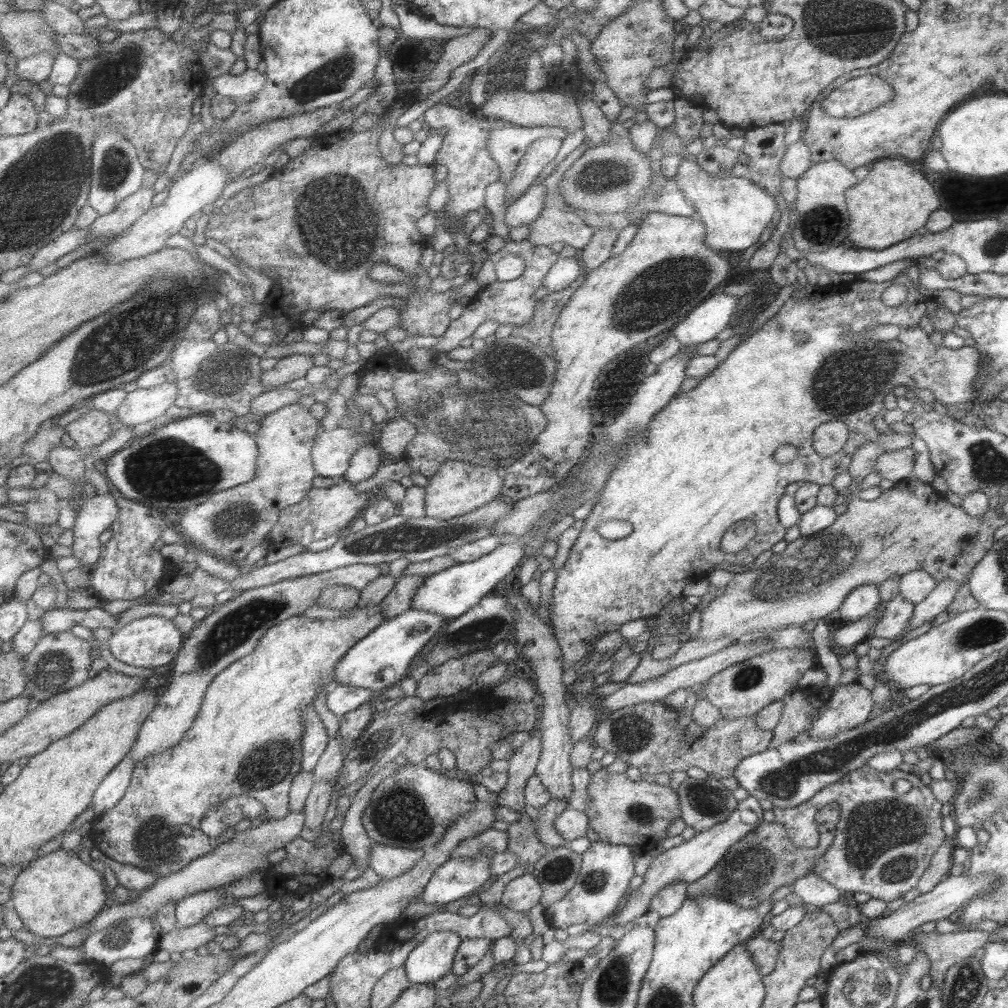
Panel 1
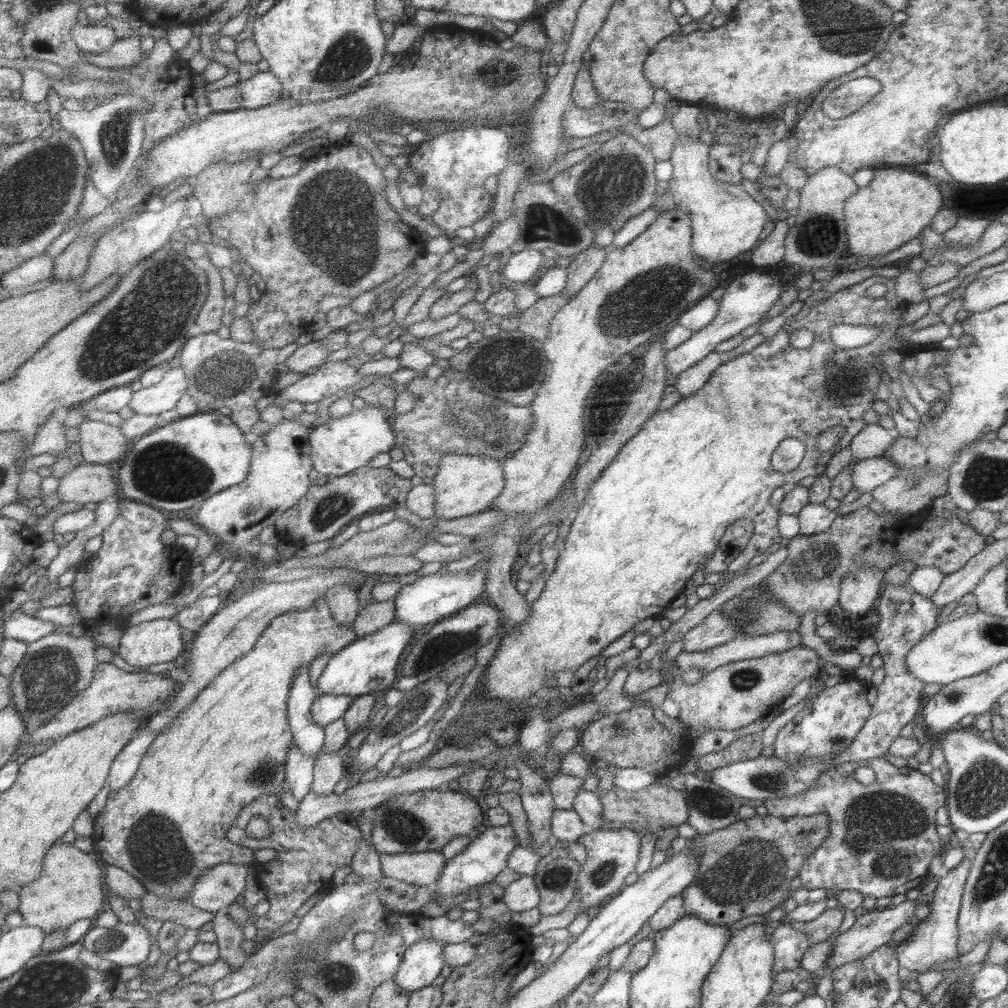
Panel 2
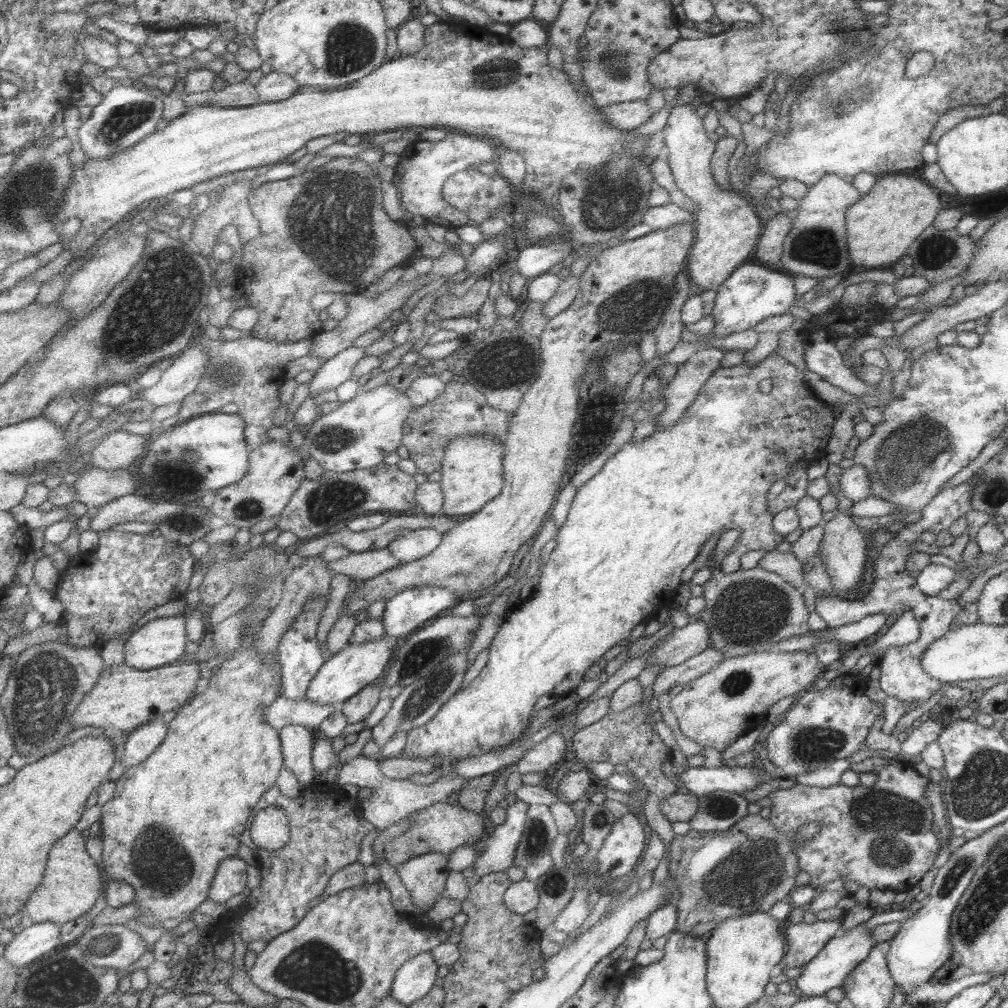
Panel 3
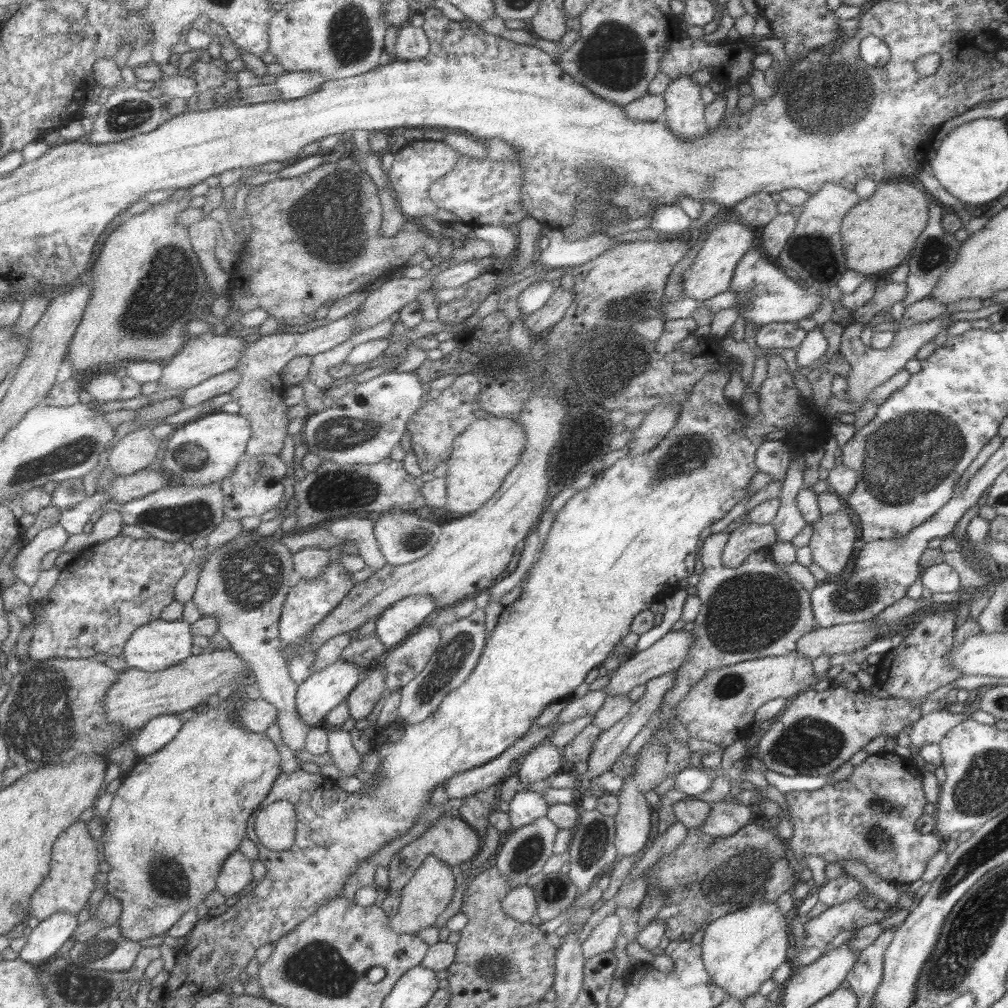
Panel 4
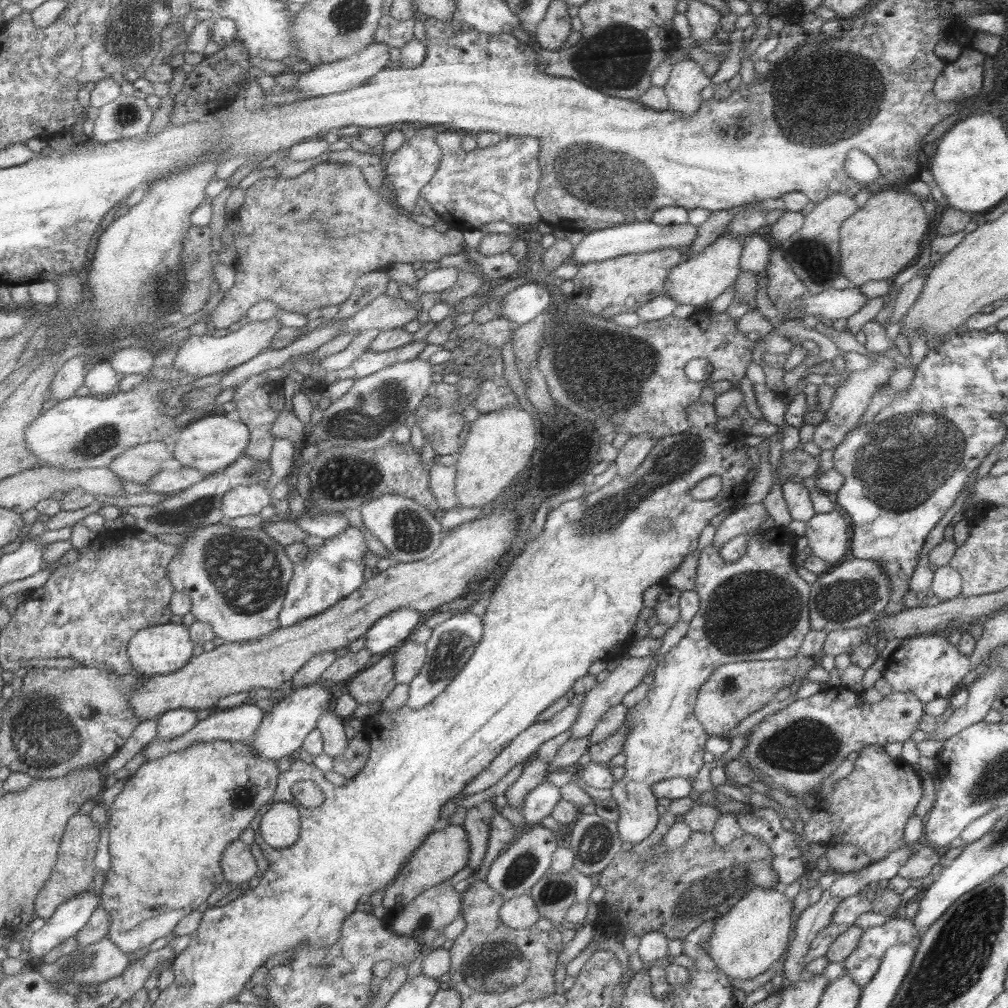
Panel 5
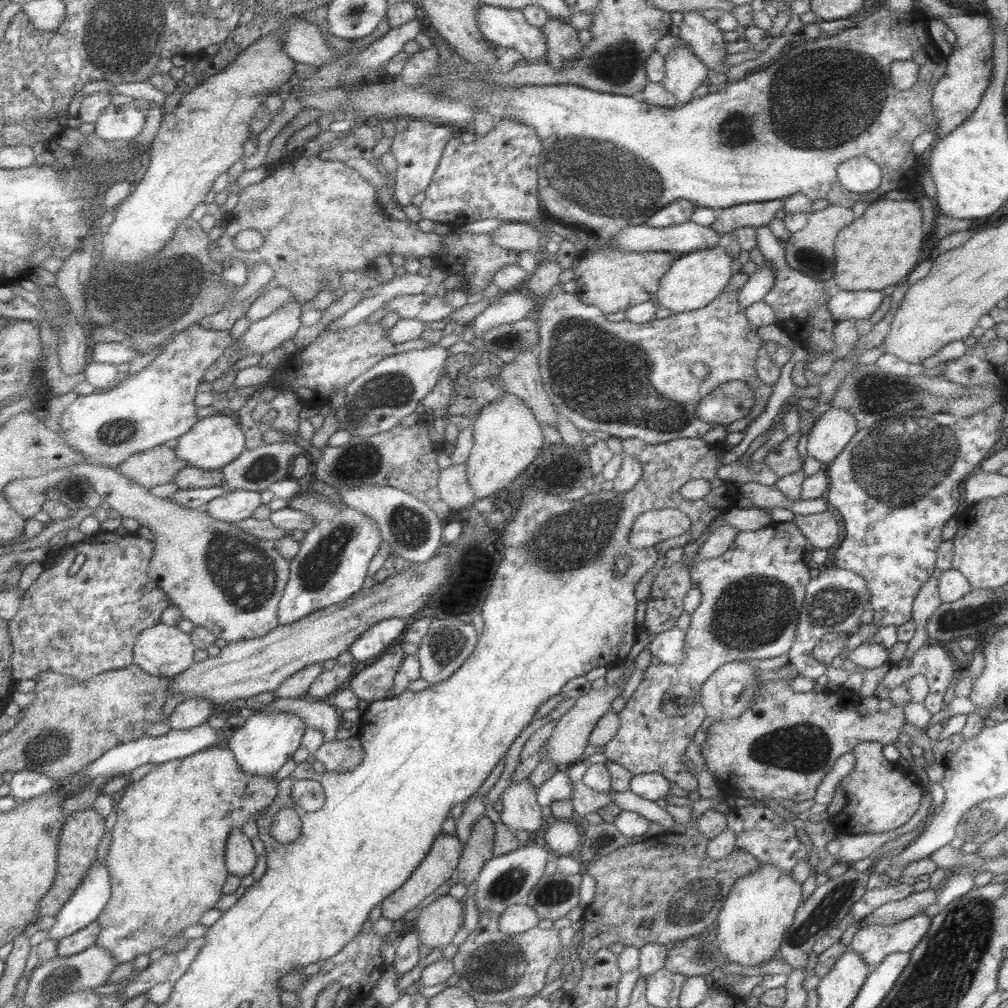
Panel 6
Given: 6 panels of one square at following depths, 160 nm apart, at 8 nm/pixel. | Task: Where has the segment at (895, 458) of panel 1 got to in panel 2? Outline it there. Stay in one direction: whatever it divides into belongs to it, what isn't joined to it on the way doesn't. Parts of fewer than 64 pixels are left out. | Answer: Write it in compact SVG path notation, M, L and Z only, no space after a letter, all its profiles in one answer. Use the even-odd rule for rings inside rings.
M882 455L858 460L854 465L851 472L851 484L860 495L872 493L877 486L899 473L899 466L895 467L894 462Z

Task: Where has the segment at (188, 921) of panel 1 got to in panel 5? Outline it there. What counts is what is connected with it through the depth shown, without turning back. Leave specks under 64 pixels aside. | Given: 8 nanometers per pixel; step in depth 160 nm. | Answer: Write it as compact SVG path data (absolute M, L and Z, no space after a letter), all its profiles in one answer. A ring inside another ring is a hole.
M238 839L228 846L220 859L224 882L233 889L239 890L246 887L258 870L249 850L250 846Z

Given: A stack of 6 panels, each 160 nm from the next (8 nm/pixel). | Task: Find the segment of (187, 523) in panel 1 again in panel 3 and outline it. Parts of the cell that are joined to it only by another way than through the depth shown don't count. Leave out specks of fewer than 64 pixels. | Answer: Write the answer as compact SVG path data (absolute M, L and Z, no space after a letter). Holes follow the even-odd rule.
M271 439L249 450L248 472L239 482L215 492L211 507L208 508L210 513L238 529L249 528L259 520L279 515L289 497L303 482L302 466L306 458L299 457L297 450L290 443L285 446Z

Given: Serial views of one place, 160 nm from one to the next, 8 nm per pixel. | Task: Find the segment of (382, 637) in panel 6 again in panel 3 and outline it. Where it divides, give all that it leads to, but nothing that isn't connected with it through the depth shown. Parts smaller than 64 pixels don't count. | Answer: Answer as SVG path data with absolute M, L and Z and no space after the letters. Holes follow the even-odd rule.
M411 586L394 594L385 601L384 611L381 616L383 622L384 636L388 638L404 639L409 633L422 627L426 620L436 619L439 614L448 614L449 610L459 602L454 592L443 586Z

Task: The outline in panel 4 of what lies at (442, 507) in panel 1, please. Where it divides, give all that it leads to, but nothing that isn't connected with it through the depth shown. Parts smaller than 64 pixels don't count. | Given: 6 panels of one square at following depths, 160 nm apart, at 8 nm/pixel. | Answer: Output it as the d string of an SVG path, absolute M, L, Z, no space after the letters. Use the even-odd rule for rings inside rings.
M488 414L487 418L467 425L467 428L453 439L451 454L445 460L447 498L443 512L467 515L481 508L492 498L505 476L519 462L525 443L524 428L522 429L522 425L517 424L515 419L501 419Z

